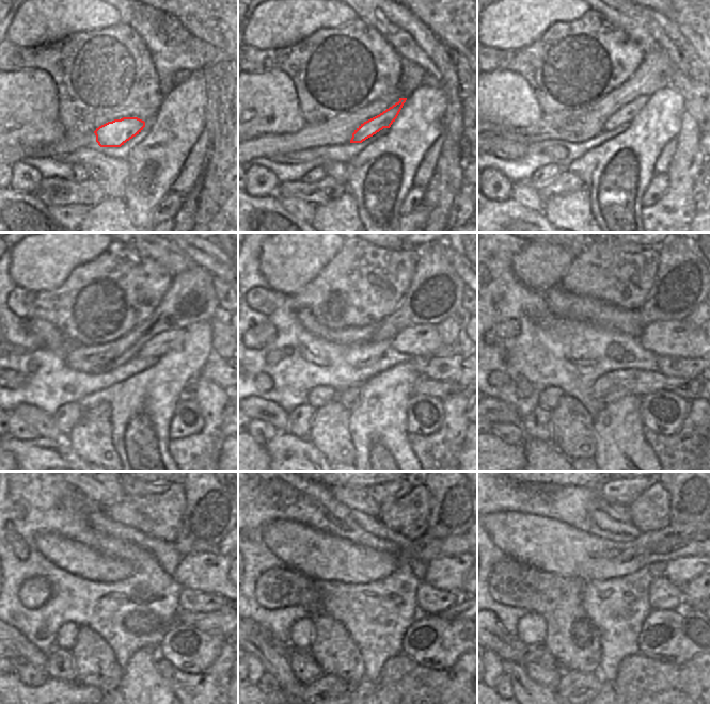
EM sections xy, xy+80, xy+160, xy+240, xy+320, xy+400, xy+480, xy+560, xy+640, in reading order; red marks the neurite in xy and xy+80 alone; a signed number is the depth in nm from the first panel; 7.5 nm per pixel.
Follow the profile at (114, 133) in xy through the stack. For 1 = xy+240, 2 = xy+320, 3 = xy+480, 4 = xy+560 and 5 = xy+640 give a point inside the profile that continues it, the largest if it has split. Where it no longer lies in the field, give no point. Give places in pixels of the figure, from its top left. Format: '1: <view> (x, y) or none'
1: xy+240 (169, 340)
2: xy+320 (421, 341)
3: xy+480 (203, 572)
4: xy+560 (446, 574)
5: xy+640 (680, 572)

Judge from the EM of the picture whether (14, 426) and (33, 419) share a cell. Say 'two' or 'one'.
two

